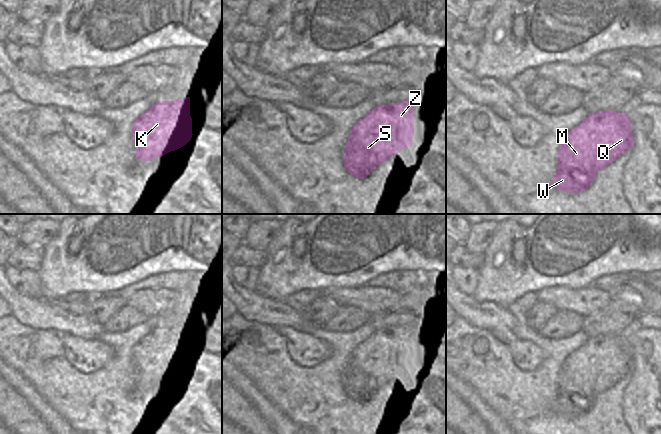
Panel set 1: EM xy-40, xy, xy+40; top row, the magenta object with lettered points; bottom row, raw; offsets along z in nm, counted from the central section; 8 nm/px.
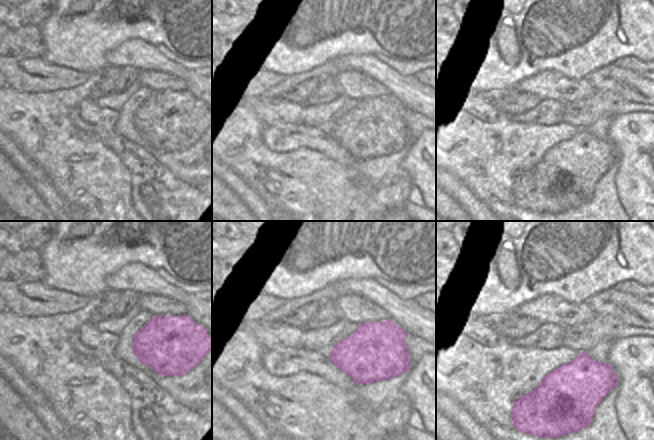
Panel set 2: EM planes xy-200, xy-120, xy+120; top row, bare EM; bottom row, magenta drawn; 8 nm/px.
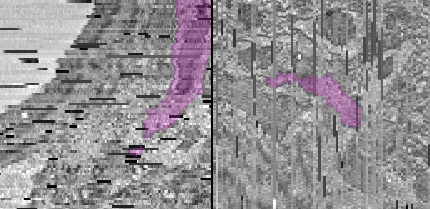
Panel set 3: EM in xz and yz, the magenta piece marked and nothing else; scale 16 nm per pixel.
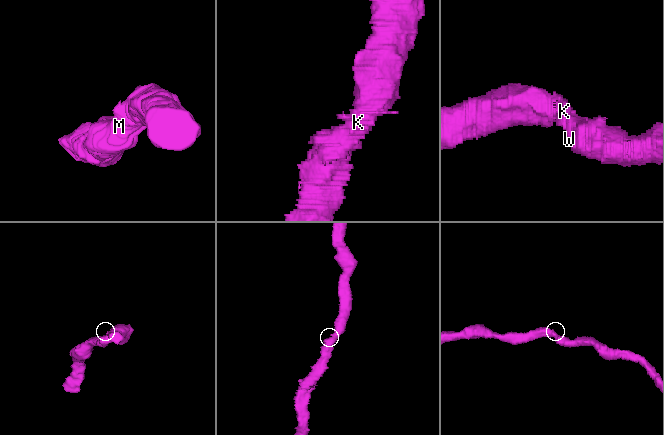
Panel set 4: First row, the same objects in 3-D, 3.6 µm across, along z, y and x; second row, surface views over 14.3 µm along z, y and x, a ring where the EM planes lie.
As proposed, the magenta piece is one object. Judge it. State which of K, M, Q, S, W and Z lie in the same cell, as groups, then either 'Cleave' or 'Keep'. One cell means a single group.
Groups: K M Q S W Z. Keep

